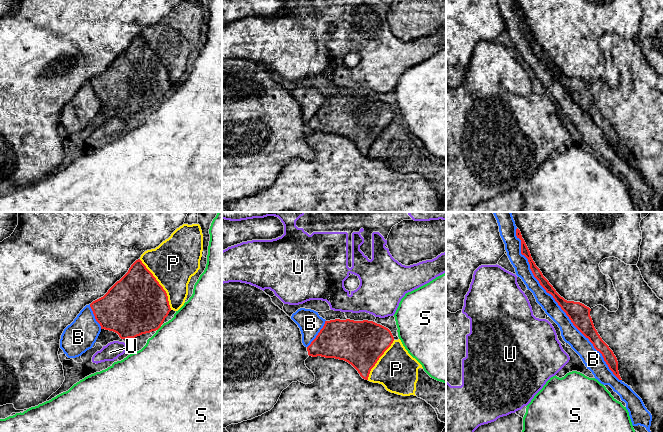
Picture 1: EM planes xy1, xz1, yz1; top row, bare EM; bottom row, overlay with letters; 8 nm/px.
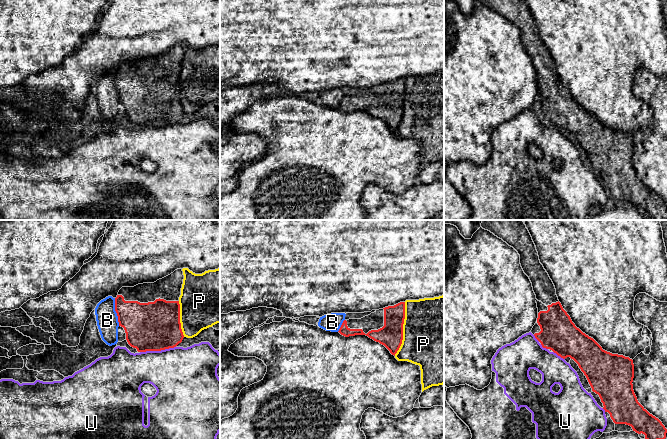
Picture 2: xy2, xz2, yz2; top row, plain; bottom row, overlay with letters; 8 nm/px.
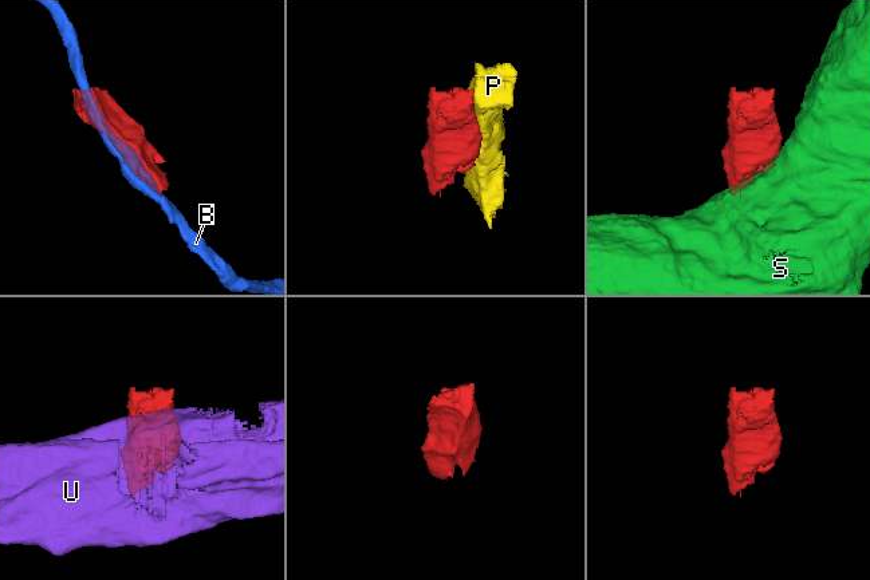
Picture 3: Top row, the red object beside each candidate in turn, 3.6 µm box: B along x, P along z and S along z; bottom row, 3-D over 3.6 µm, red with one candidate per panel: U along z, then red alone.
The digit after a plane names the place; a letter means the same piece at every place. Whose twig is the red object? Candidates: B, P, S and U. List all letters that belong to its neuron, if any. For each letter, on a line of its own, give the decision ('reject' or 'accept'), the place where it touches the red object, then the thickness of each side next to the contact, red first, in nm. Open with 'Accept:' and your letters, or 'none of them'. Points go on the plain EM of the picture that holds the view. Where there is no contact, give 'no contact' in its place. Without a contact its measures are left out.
Accept: none of them
B: reject; meets red in yz1 at (558, 80); 170 nm thick on the red side, 140 nm on the other
P: reject; meets red in xz2 at (402, 105); 190 nm thick on the red side, 500 nm on the other
S: reject; meets red in xy1 at (159, 103); 480 nm thick on the red side, 500 nm on the other
U: reject; meets red in xy2 at (157, 126); 400 nm thick on the red side, 420 nm on the other

